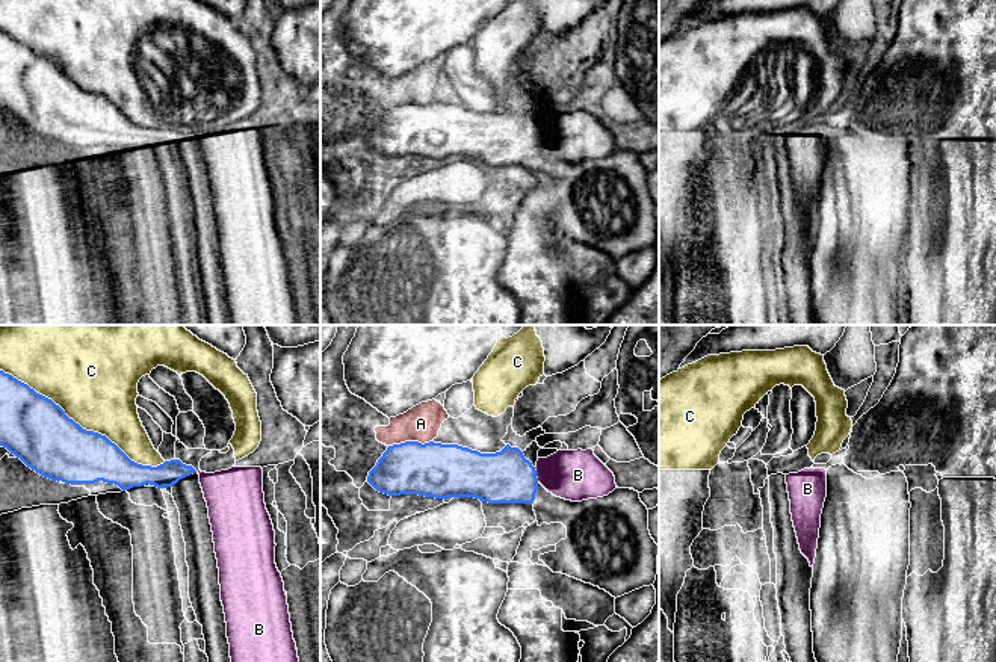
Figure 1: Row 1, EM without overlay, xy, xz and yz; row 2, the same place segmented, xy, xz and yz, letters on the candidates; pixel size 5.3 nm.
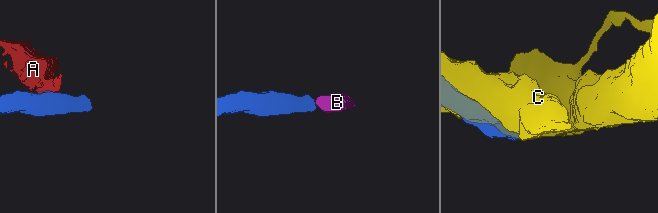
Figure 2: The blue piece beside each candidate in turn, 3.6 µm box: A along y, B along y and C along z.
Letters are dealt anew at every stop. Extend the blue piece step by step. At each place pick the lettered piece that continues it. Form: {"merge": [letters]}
{"merge": ["B"]}

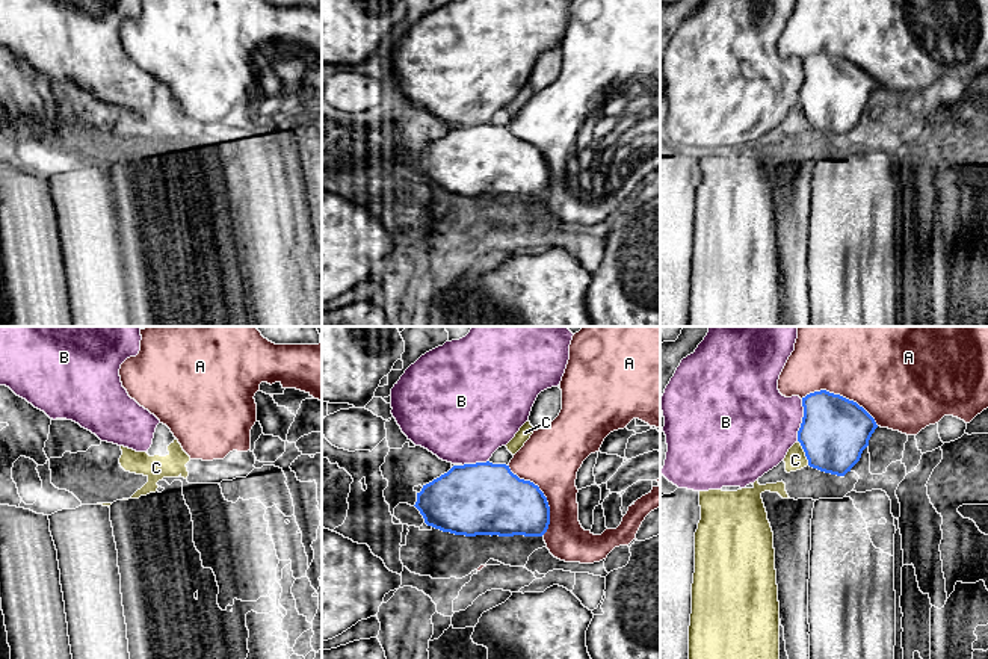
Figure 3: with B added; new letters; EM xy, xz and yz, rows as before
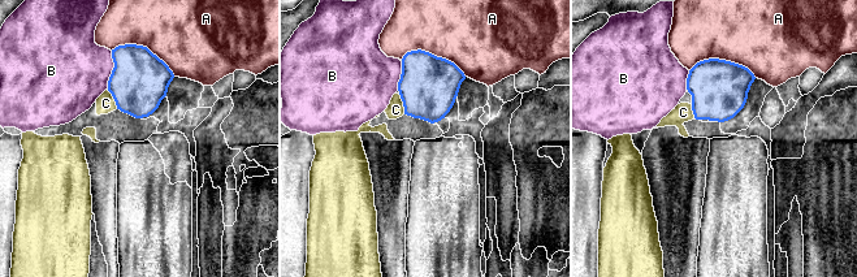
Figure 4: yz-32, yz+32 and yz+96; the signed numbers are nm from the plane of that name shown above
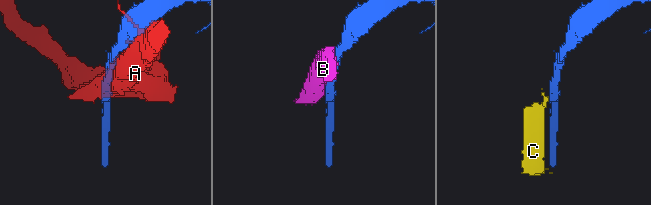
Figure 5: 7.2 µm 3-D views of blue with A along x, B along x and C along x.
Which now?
{"merge": []}

